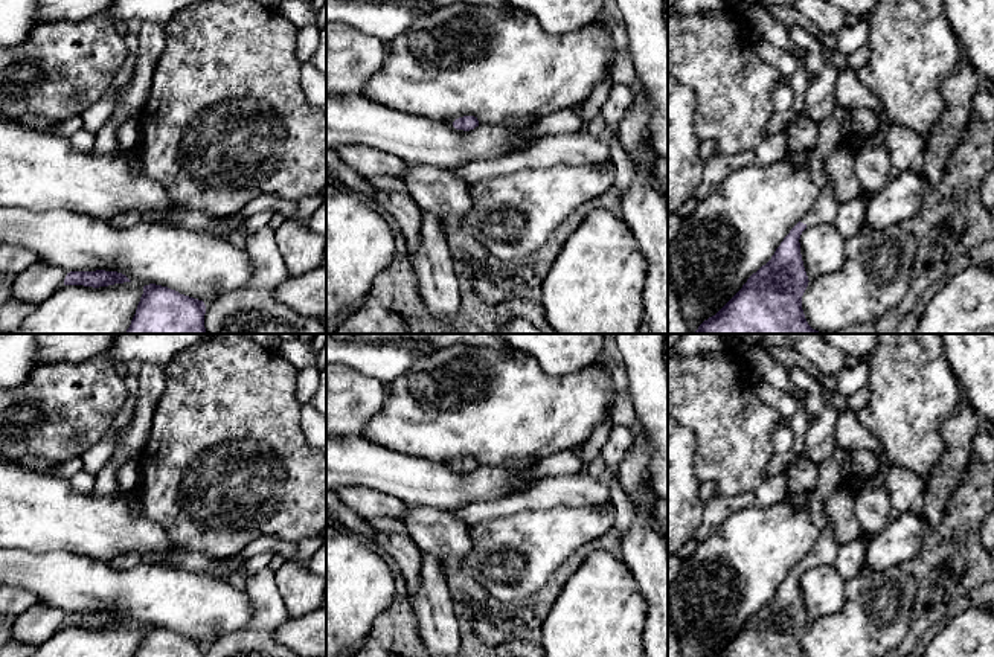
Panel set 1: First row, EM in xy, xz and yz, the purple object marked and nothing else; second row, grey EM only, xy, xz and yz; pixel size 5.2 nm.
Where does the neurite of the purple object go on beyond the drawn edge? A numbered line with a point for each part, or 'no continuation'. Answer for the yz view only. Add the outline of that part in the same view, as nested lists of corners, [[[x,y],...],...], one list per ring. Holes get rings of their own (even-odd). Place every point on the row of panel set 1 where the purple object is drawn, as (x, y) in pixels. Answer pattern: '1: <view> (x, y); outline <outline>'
1: yz (825, 209); outline [[[828,177],[826,184],[822,187],[820,195],[811,210],[802,218],[806,227],[817,224],[832,224],[840,204],[835,200],[831,178]]]

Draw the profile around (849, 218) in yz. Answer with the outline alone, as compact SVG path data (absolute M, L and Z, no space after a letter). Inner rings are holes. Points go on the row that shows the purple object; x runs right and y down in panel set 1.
M860 195L851 201L840 204L834 226L846 238L852 238L864 224L864 213L867 209L867 200Z

